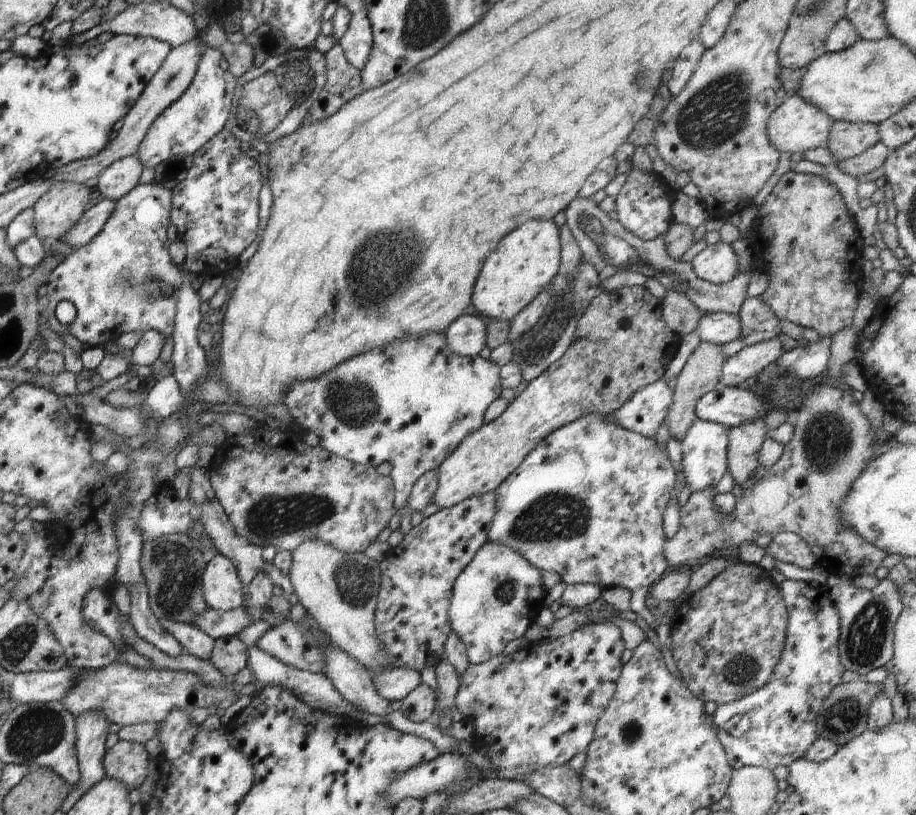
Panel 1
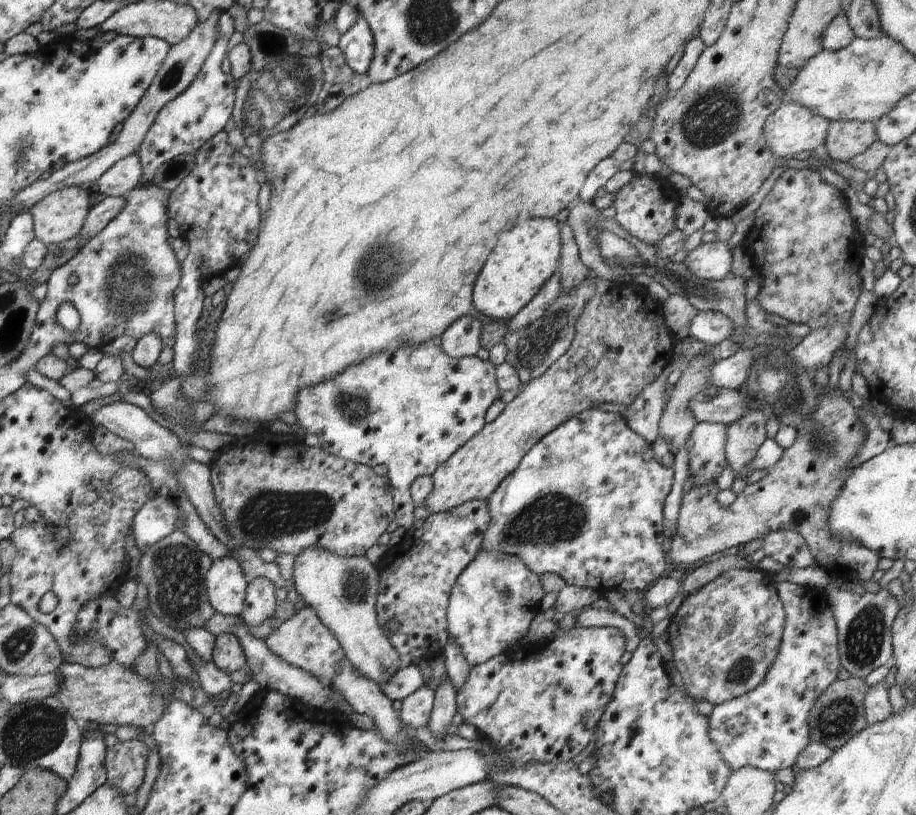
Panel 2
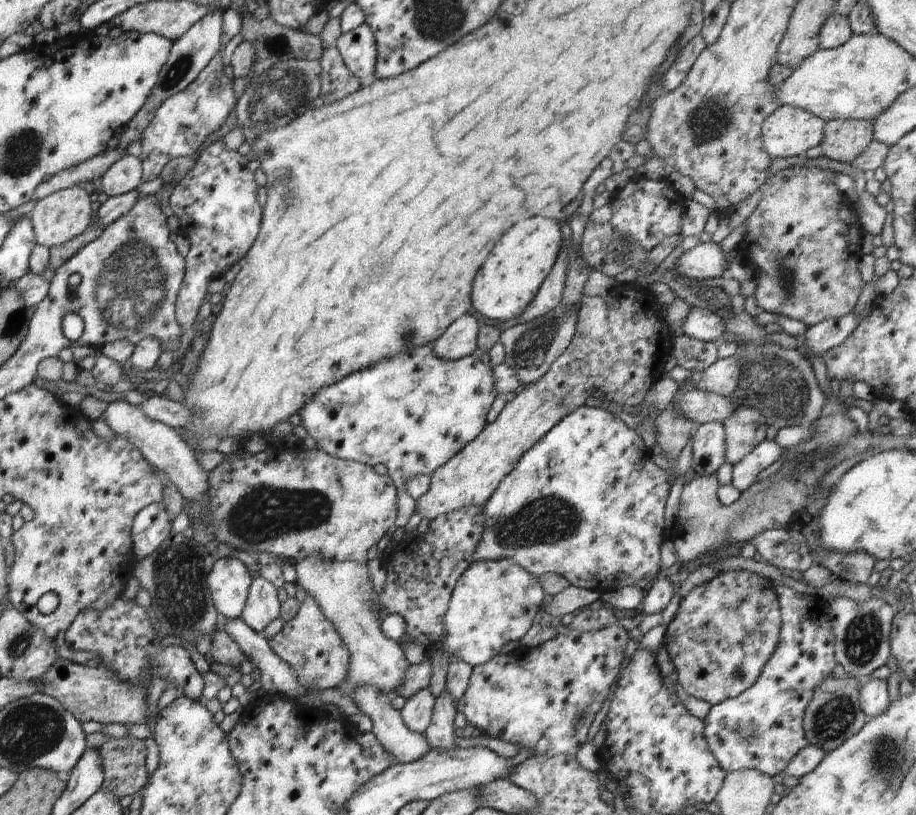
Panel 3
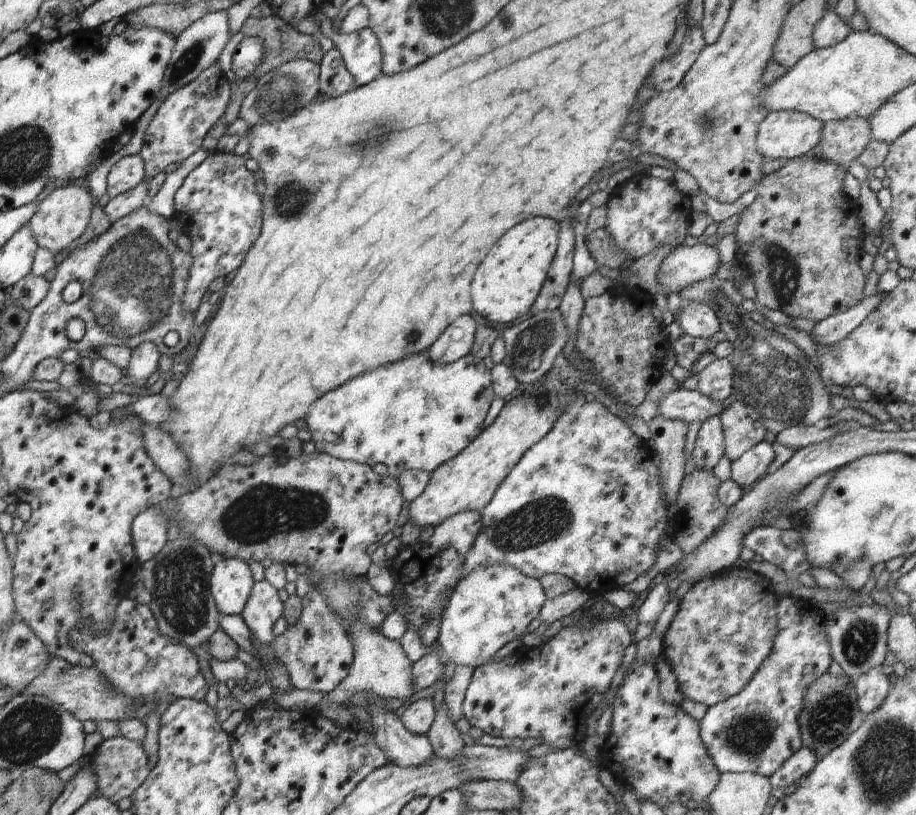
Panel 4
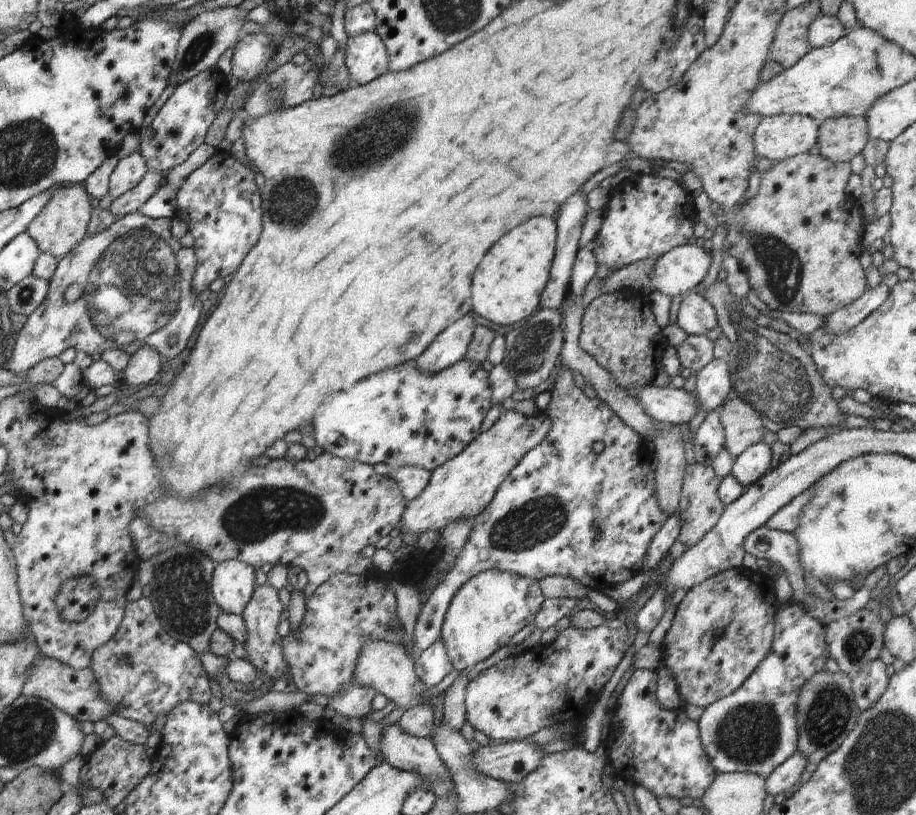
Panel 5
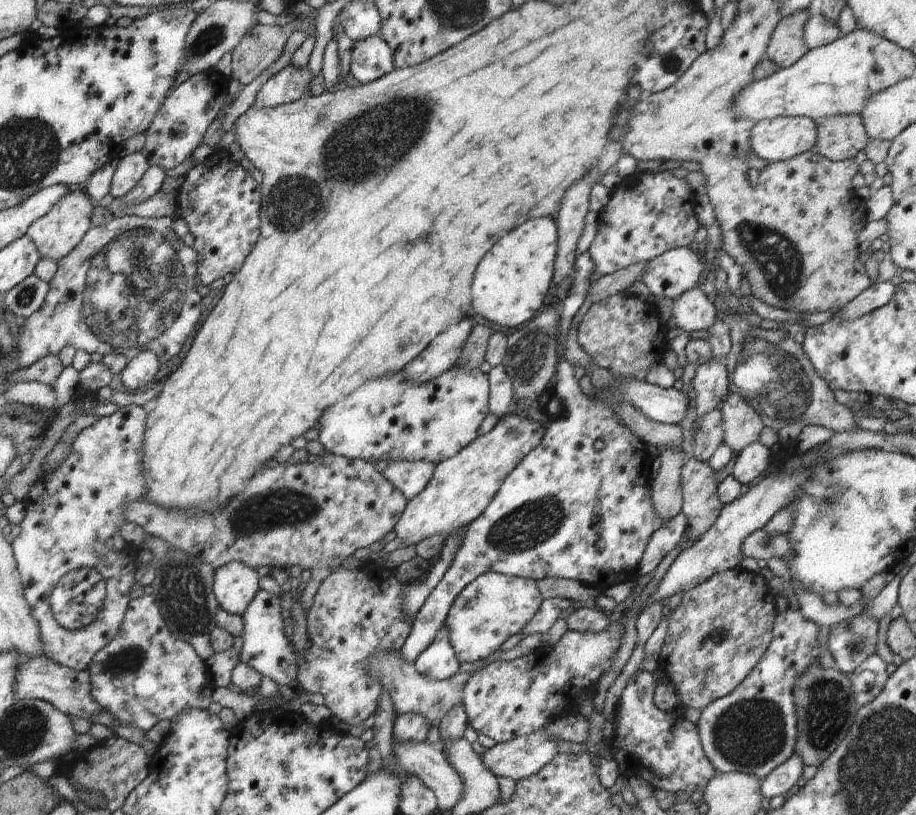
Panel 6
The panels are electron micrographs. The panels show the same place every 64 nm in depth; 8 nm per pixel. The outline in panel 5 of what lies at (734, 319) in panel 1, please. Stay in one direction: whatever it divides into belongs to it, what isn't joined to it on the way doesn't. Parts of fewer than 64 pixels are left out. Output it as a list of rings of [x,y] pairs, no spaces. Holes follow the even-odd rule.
[[[688,292],[680,303],[676,322],[689,335],[705,336],[718,326],[717,312],[704,296]]]

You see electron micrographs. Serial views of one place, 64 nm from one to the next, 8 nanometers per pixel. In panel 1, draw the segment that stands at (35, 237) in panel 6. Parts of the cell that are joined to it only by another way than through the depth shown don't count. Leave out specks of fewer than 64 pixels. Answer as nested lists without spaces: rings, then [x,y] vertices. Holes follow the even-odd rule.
[[[54,182],[48,192],[36,201],[34,224],[42,240],[58,241],[81,220],[92,189],[80,182]]]

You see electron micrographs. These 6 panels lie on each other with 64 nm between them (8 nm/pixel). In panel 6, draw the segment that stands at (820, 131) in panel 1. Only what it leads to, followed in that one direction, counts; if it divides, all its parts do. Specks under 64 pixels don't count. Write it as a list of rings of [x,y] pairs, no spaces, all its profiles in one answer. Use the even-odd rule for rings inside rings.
[[[807,117],[765,119],[751,129],[750,151],[768,162],[809,152],[817,142],[817,123]]]

